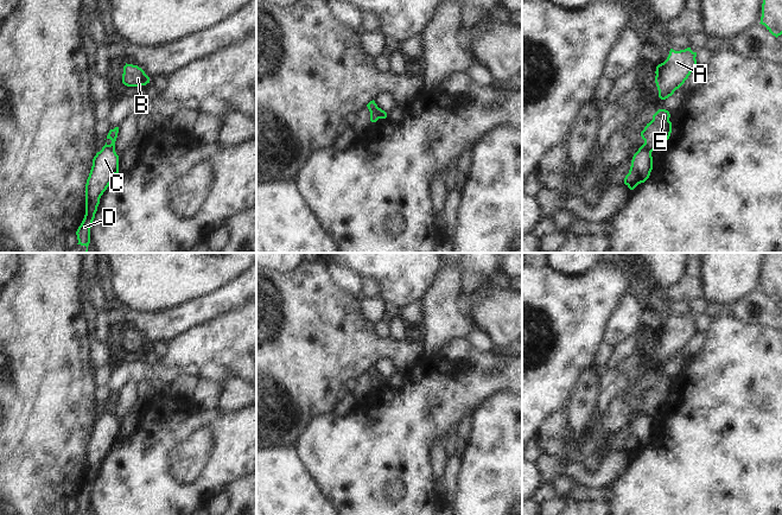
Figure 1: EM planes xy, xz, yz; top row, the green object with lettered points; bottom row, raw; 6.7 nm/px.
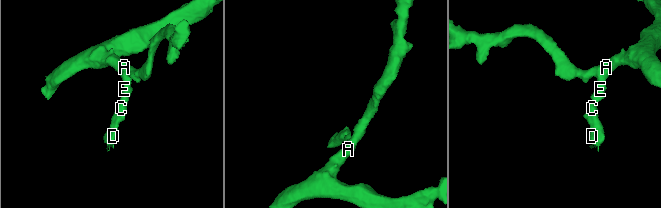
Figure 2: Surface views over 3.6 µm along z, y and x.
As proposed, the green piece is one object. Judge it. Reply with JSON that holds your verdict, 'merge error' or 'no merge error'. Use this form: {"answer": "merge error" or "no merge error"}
{"answer": "merge error"}

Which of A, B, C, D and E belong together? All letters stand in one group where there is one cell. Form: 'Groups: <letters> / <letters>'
Groups: A B E / C D

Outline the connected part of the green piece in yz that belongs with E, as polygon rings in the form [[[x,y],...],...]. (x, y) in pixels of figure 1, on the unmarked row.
[[[659,375],[653,381],[653,386],[647,389],[641,398],[641,402],[644,406],[642,412],[644,414],[653,418],[659,409],[666,408],[669,405],[672,399],[672,388],[669,387],[669,383],[670,380],[666,375]]]

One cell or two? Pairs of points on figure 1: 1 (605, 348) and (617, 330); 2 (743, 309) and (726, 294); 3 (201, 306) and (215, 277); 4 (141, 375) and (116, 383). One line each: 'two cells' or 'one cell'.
1: two cells
2: two cells
3: two cells
4: one cell

